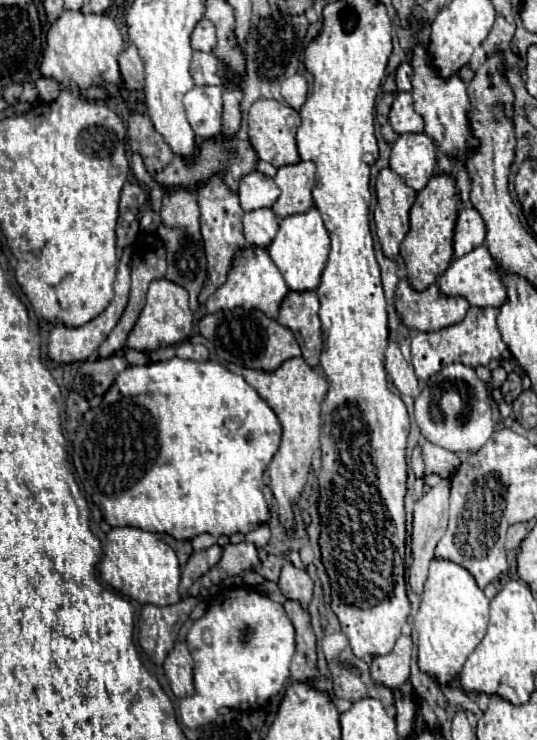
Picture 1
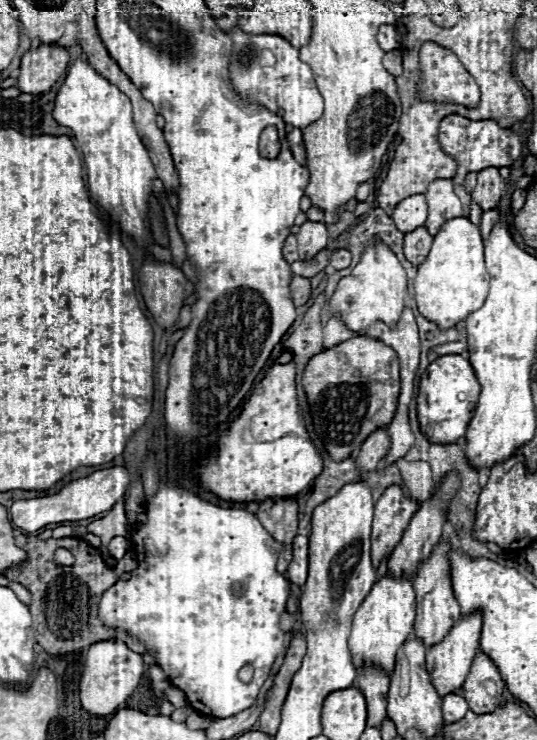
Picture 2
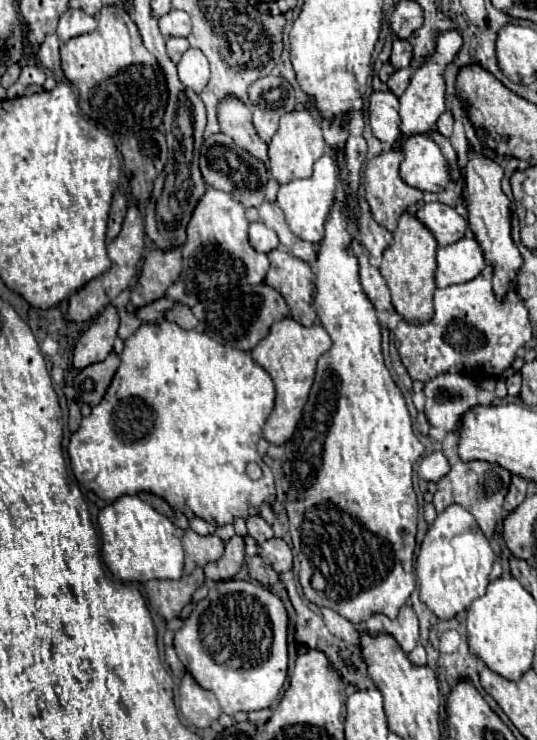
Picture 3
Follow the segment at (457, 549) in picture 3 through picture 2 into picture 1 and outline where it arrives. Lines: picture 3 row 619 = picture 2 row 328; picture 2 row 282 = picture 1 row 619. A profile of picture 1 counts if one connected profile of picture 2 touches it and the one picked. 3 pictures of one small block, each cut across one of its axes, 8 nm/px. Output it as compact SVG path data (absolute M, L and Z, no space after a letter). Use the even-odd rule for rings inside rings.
M434 558L424 584L420 610L414 618L418 630L418 666L440 684L448 684L464 666L470 652L484 638L488 628L488 598L474 582L474 576L456 562Z

